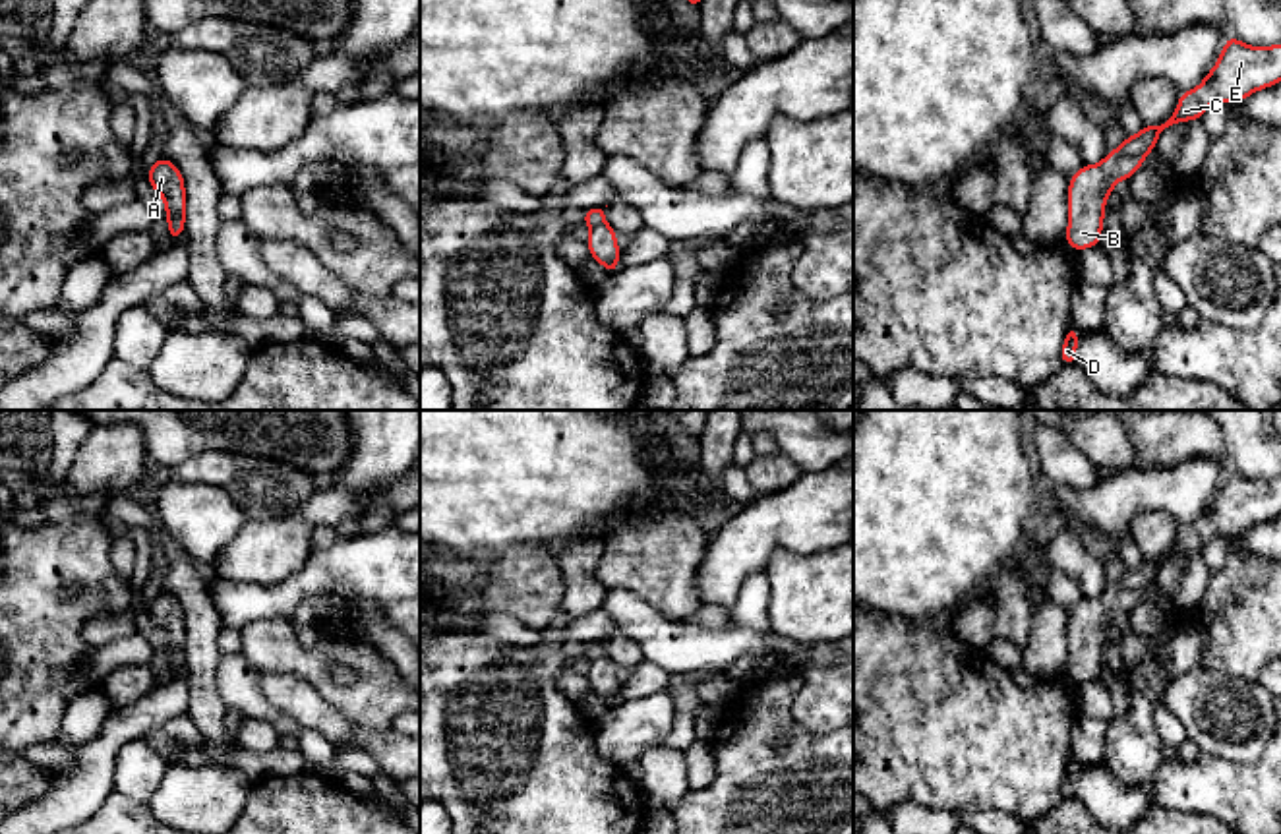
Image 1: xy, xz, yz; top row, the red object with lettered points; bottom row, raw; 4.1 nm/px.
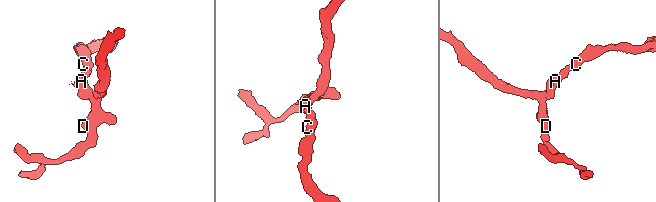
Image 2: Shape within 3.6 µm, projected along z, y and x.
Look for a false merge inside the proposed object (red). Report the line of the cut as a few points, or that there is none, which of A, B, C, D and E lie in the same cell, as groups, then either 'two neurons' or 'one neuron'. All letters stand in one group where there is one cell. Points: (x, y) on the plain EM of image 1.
cut none; groups A B C D E; one neuron

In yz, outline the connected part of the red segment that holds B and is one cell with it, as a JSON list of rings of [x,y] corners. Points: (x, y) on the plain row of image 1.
[[[1229,470],[1211,505],[1196,522],[1180,526],[1177,544],[1165,557],[1144,559],[1140,567],[1126,569],[1124,577],[1109,584],[1099,598],[1084,598],[1070,611],[1064,673],[1076,685],[1099,679],[1105,637],[1115,615],[1128,615],[1142,602],[1165,561],[1202,551],[1215,534],[1235,538],[1277,515],[1281,515],[1281,478],[1248,480]]]

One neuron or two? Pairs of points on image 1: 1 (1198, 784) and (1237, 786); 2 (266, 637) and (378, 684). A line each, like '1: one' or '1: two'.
1: one
2: one

